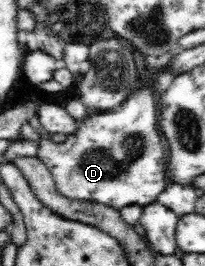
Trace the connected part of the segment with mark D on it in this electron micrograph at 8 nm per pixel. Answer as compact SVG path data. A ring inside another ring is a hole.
M144 80L144 84L140 84L139 88L137 88L137 90L133 92L133 94L127 96L127 100L125 100L125 102L123 102L123 104L121 104L119 108L113 108L113 110L107 110L107 112L103 113L90 113L89 116L87 116L85 119L81 119L77 126L77 130L75 130L73 134L69 134L66 140L61 143L53 142L49 133L43 128L43 125L41 125L39 121L38 108L45 102L42 101L41 90L37 89L36 95L34 95L34 98L32 100L30 100L35 102L35 106L37 107L37 109L35 111L35 114L29 120L29 123L30 126L39 133L39 136L41 138L36 156L39 157L43 161L43 164L45 164L45 166L50 170L50 173L53 177L53 182L55 182L55 189L57 189L57 193L59 193L59 195L69 200L85 200L90 201L92 204L105 204L107 206L110 206L111 208L116 208L117 210L120 210L121 208L123 208L123 206L133 206L133 204L135 204L135 206L141 207L147 206L147 204L155 202L158 199L159 194L166 190L167 186L169 185L169 183L165 179L168 171L168 162L167 156L165 156L165 154L167 154L167 150L165 150L165 146L163 146L161 143L163 139L161 139L160 128L158 128L160 106L158 106L157 96L155 96L153 88L151 87L151 85L145 85L146 82L147 81Z

